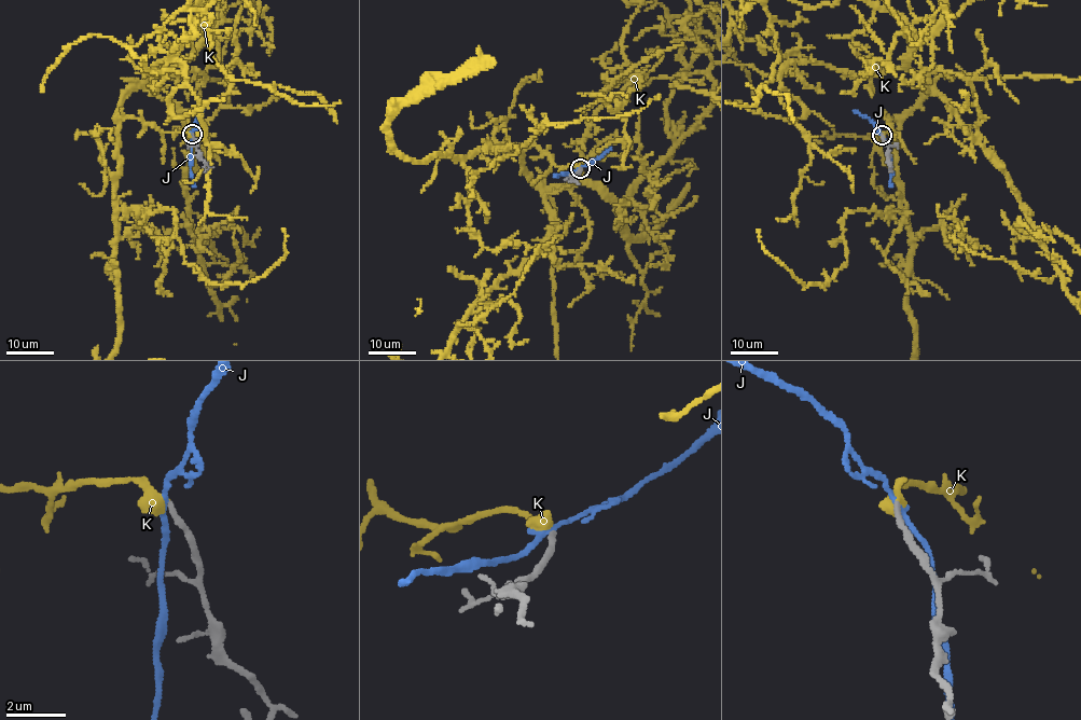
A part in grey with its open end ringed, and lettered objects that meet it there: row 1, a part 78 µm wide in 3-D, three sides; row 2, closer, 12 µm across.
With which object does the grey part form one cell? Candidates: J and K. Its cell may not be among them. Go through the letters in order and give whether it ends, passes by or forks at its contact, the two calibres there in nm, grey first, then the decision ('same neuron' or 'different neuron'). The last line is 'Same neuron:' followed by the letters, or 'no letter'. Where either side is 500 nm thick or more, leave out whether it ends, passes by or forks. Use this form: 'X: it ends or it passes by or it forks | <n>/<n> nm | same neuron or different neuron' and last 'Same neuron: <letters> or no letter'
J: it passes by | 190/170 nm | different neuron
K: 180/550 nm | same neuron
Same neuron: K

